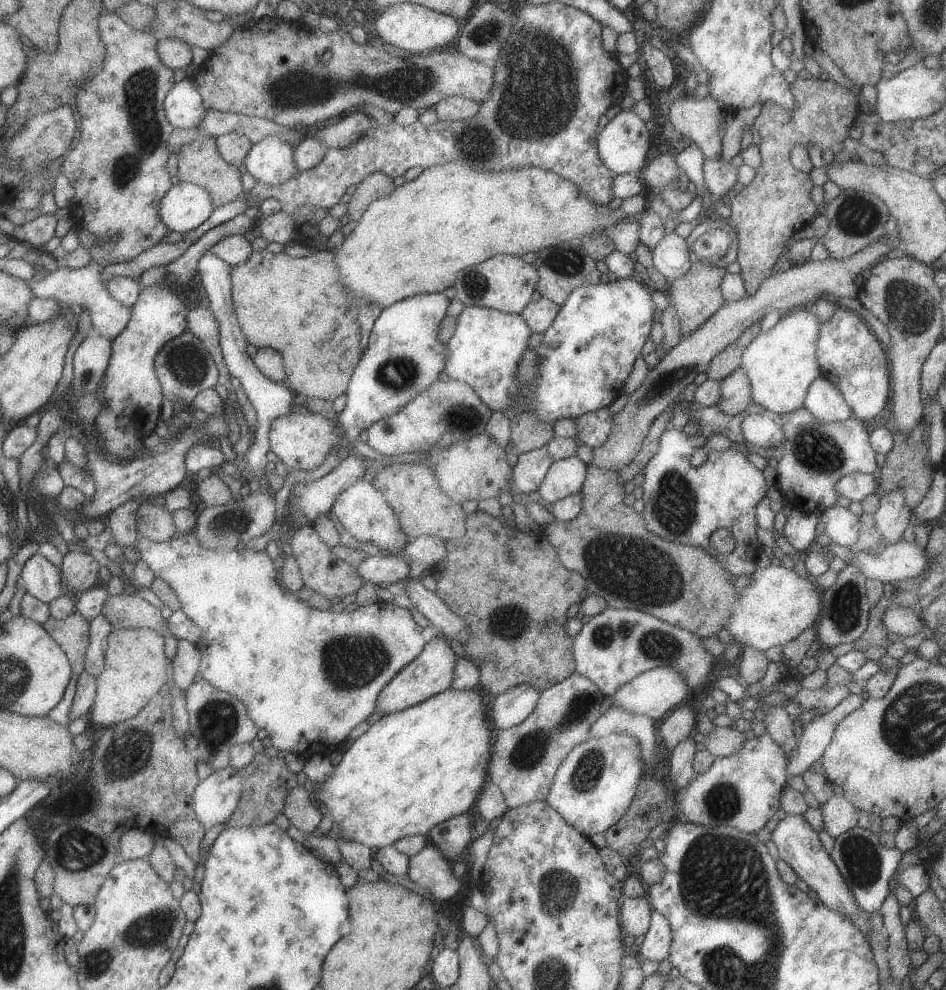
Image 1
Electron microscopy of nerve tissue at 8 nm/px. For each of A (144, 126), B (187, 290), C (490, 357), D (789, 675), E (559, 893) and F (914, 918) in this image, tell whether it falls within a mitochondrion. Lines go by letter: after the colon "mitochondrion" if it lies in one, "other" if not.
A: mitochondrion
B: other
C: other
D: other
E: mitochondrion
F: other

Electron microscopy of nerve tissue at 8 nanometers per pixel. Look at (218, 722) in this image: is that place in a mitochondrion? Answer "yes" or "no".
yes

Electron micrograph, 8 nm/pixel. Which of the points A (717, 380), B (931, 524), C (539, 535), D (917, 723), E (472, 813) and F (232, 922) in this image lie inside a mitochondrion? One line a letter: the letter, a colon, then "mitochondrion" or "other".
A: other
B: other
C: other
D: mitochondrion
E: other
F: other

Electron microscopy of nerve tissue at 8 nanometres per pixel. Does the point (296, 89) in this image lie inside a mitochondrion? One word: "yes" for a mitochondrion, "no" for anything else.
yes

